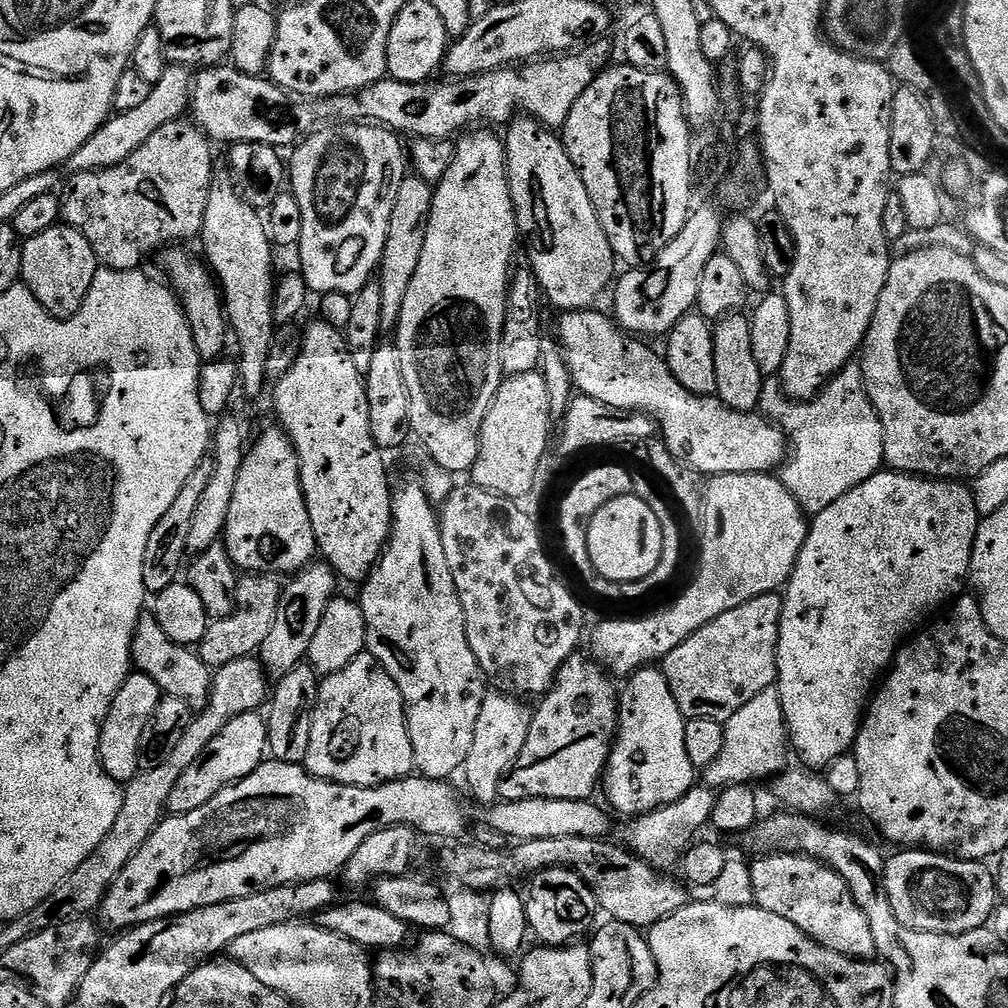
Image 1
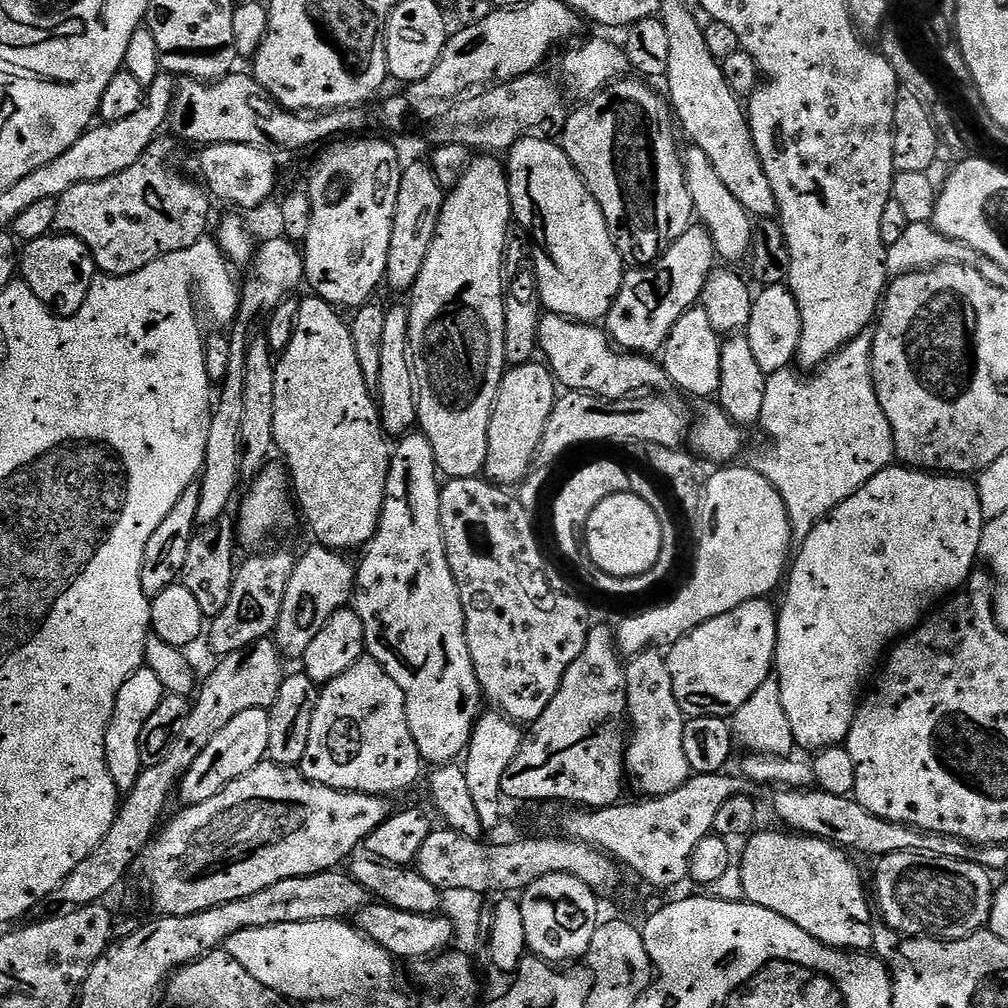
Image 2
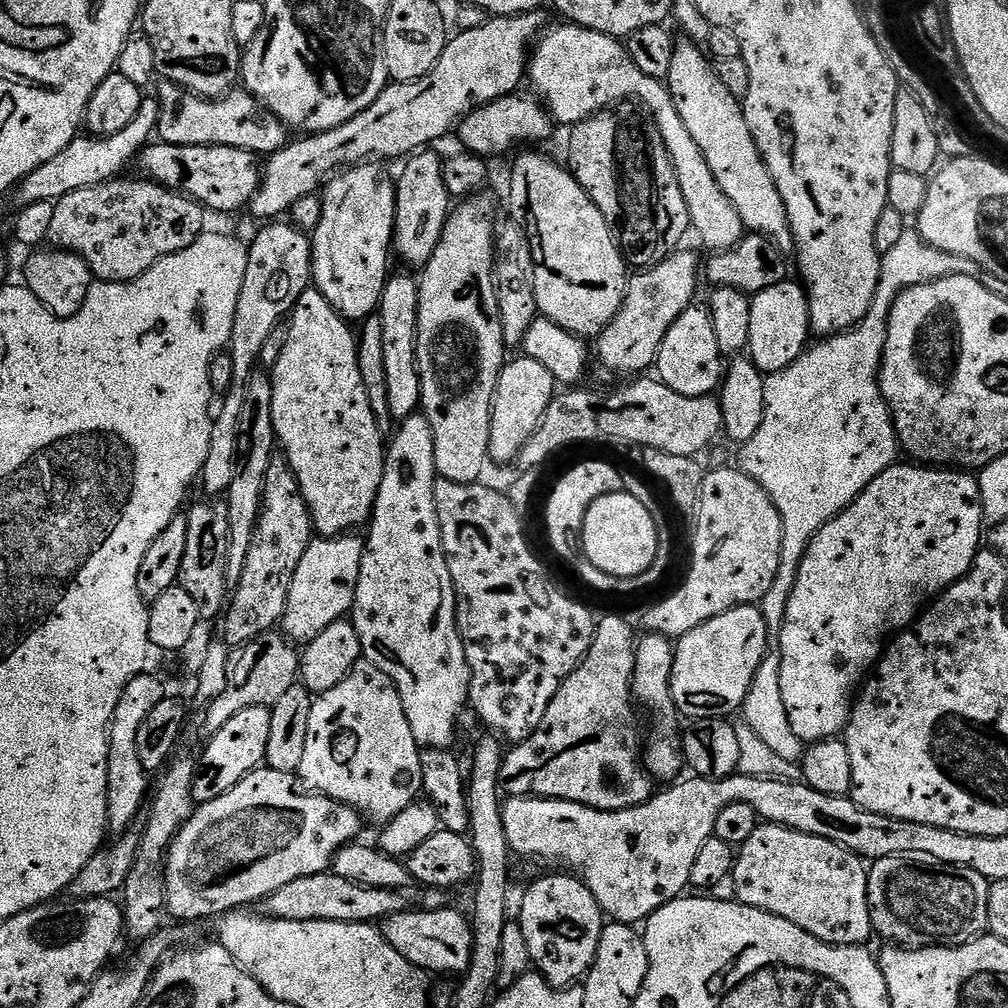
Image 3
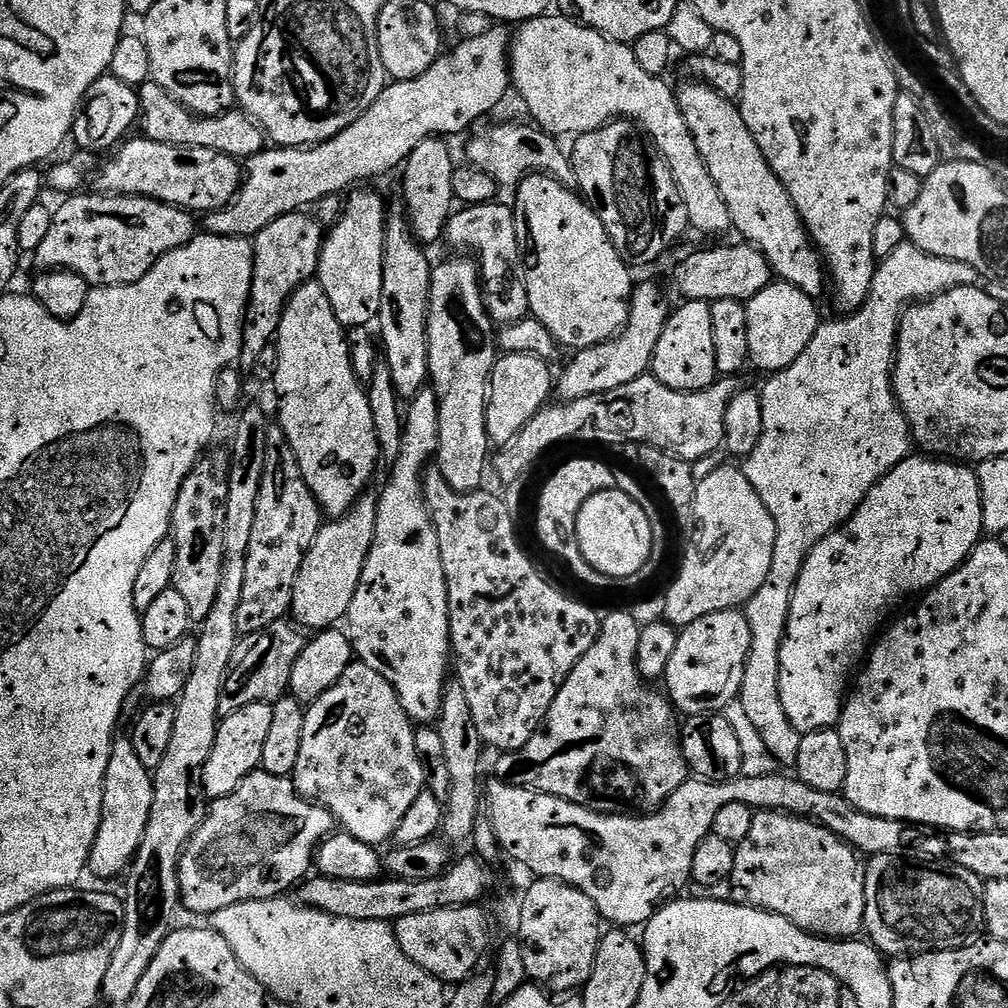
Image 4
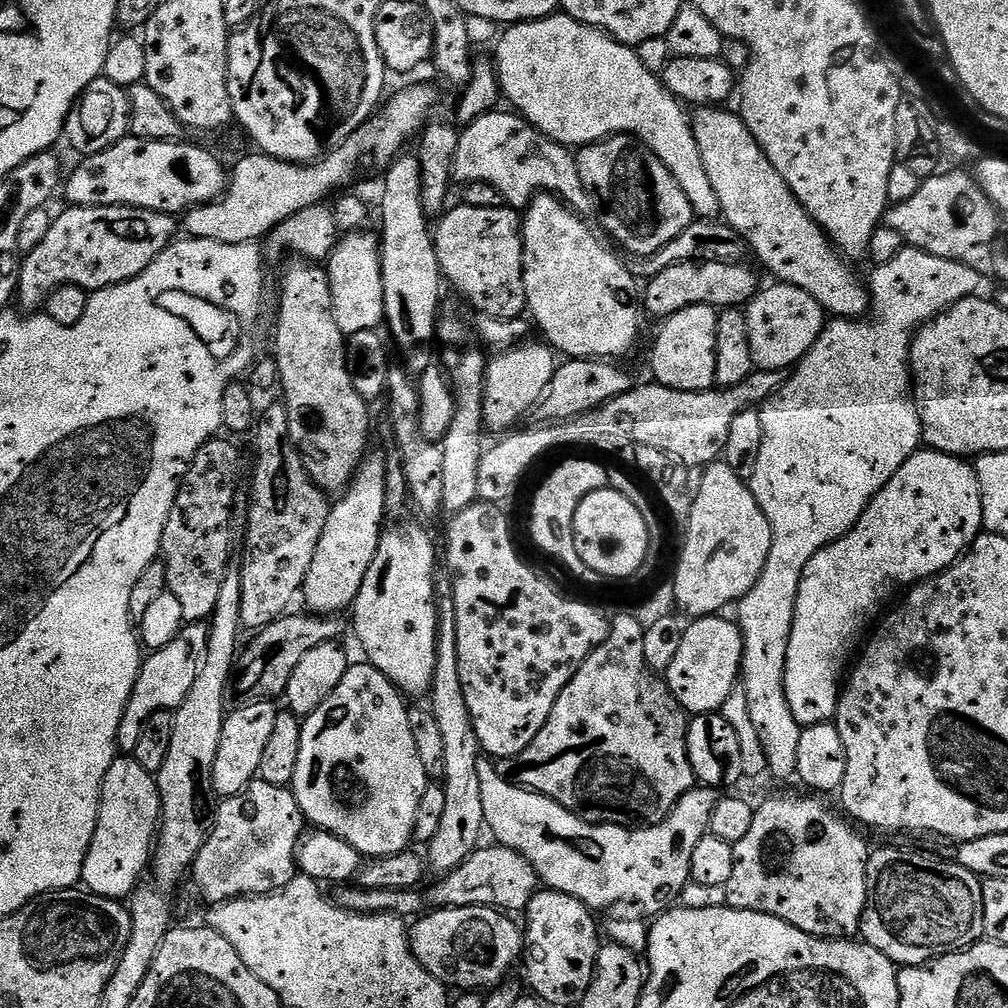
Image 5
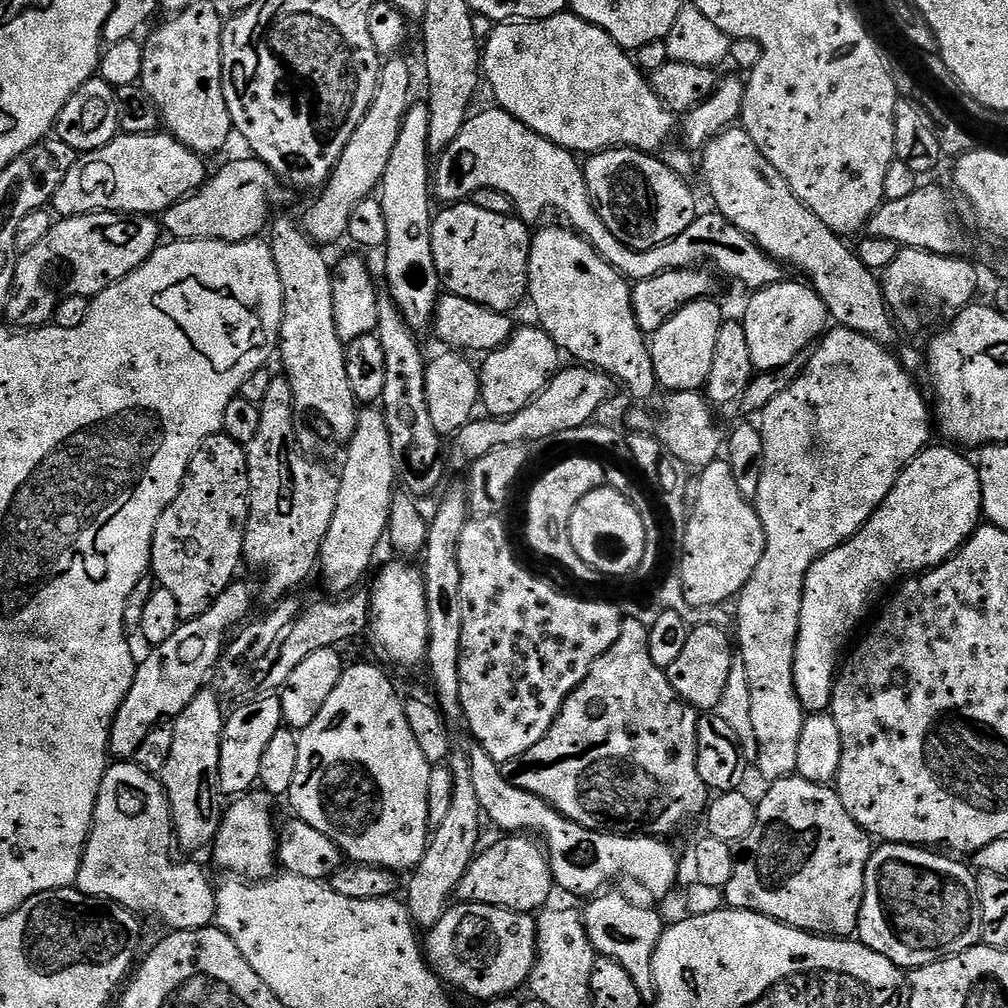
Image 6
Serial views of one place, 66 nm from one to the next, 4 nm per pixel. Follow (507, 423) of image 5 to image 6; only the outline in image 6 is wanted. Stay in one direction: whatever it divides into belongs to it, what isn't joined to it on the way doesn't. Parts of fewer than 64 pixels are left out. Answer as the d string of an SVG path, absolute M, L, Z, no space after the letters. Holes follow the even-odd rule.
M533 326L533 328L517 327L513 331L512 337L500 348L487 353L483 357L484 365L482 363L479 365L480 404L488 411L485 413L492 418L507 418L518 414L518 410L522 410L528 405L552 381L552 377L561 367L562 361L560 359L562 359L560 349L550 338L550 334L544 332L543 328L539 326Z

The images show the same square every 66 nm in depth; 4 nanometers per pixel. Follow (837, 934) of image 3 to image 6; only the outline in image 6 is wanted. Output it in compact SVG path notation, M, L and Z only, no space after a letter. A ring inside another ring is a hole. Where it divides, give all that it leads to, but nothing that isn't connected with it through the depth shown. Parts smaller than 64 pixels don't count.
M793 774L784 780L771 781L767 788L768 793L759 797L756 806L754 830L739 841L734 874L730 874L730 882L723 889L725 905L741 912L757 912L814 936L855 937L860 926L860 908L864 905L864 879L868 859L874 851L873 841L846 814L846 806L842 806L835 787L815 784Z

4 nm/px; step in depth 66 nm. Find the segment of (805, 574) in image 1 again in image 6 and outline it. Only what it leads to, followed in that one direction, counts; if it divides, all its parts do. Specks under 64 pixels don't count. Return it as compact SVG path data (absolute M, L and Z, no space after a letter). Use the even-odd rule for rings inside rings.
M952 446L944 447L948 448L925 447L923 452L909 460L898 482L894 482L890 494L886 494L880 503L880 509L860 527L858 534L817 558L814 566L810 566L806 573L800 629L794 650L794 690L805 713L827 713L831 709L832 687L836 684L842 657L849 647L848 639L852 631L863 622L864 615L871 610L872 603L897 582L945 564L981 527L984 499L979 467L973 461L971 464L963 456L963 451Z

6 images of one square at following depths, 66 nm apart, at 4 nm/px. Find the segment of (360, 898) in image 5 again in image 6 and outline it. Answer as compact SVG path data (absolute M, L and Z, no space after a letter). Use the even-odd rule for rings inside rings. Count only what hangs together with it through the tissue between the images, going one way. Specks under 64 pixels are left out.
M508 834L500 839L504 840L490 845L488 849L485 847L477 851L466 874L462 874L455 899L466 904L505 908L511 912L539 913L549 903L547 900L551 898L552 892L554 893L548 853L535 839L524 834Z

